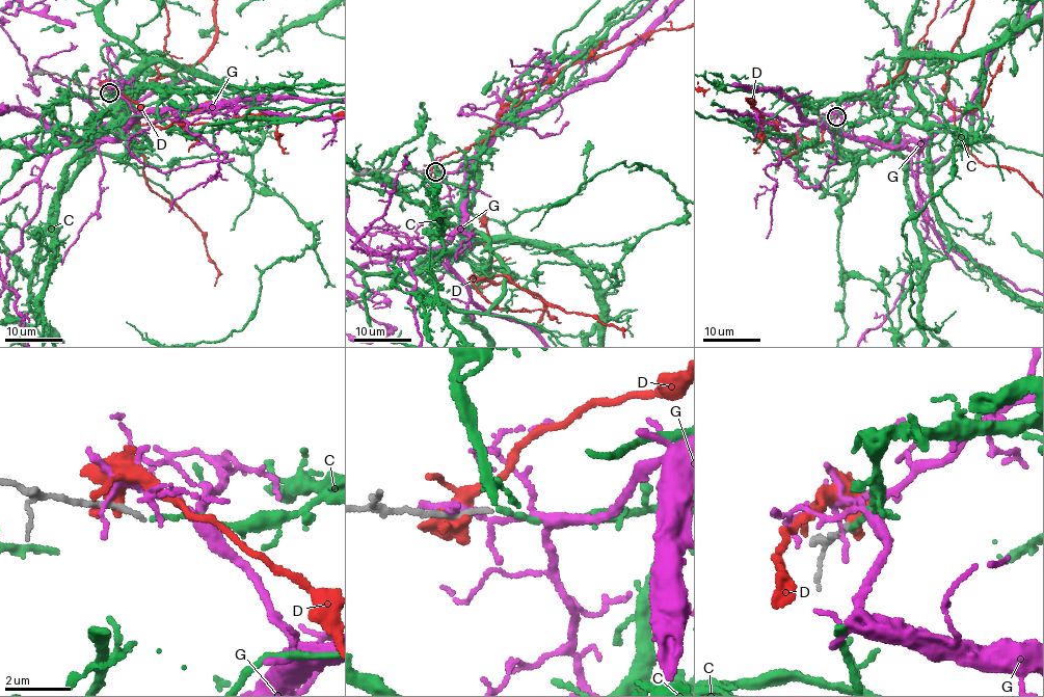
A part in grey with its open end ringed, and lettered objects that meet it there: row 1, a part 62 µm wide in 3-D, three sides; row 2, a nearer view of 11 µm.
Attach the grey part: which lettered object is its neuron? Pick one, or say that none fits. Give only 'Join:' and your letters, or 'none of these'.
Join: C

